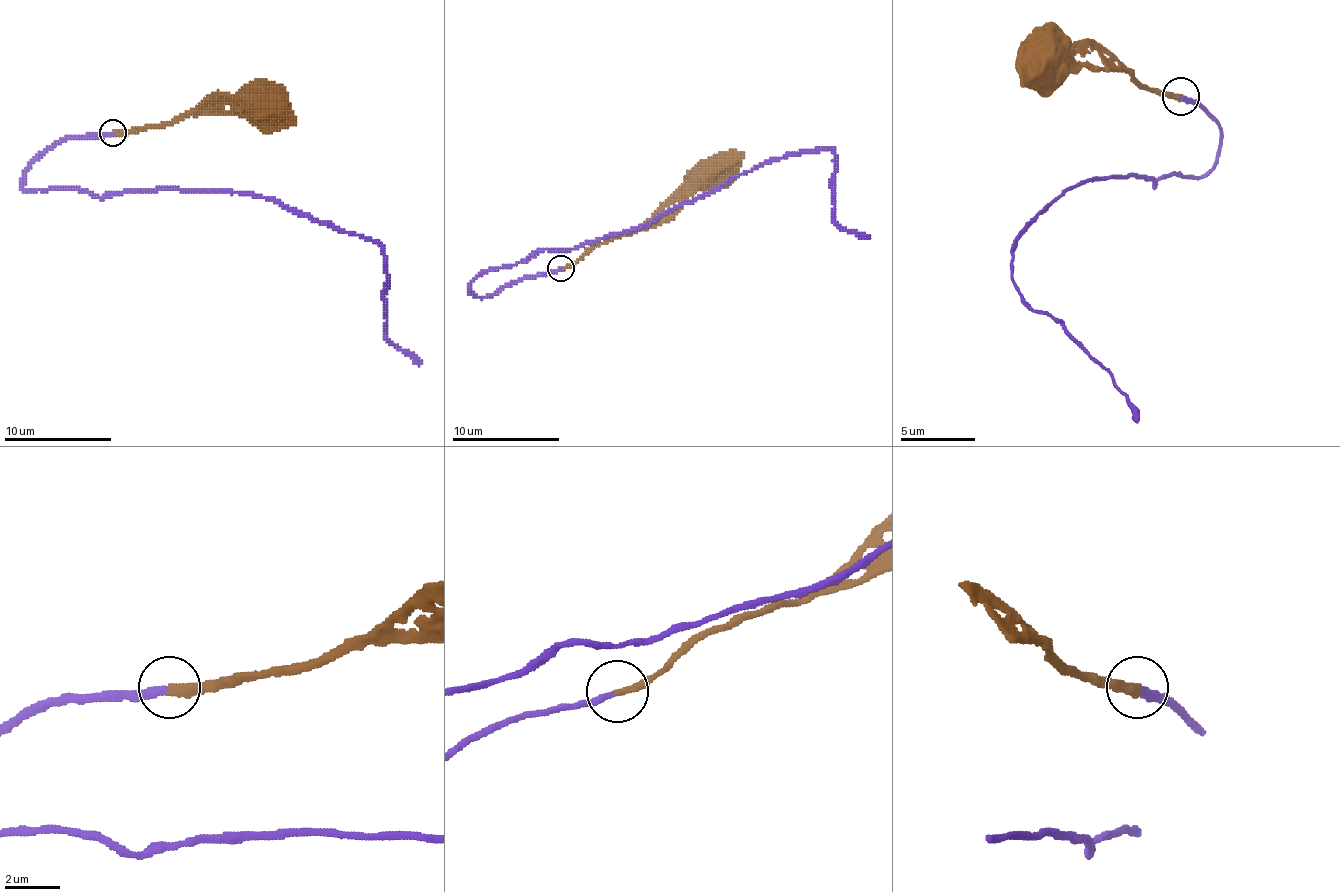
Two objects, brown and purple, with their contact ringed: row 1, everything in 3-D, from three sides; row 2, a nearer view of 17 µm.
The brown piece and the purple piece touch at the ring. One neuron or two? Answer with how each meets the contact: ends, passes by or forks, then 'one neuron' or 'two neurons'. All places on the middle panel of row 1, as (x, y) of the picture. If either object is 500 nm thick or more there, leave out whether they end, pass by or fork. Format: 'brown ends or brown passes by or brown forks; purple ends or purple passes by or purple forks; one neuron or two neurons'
brown ends; purple ends; one neuron

